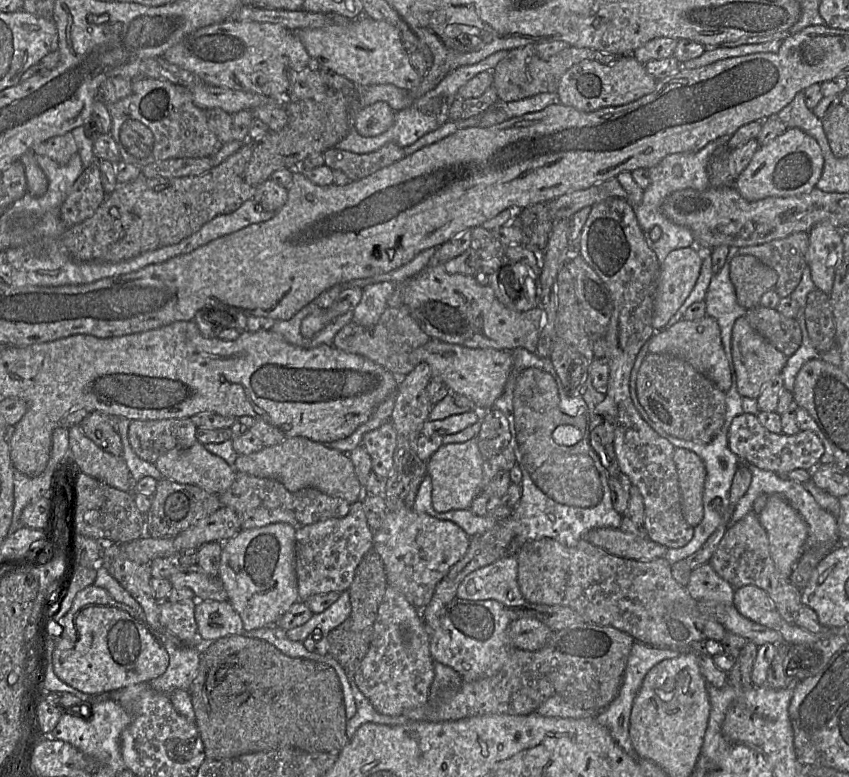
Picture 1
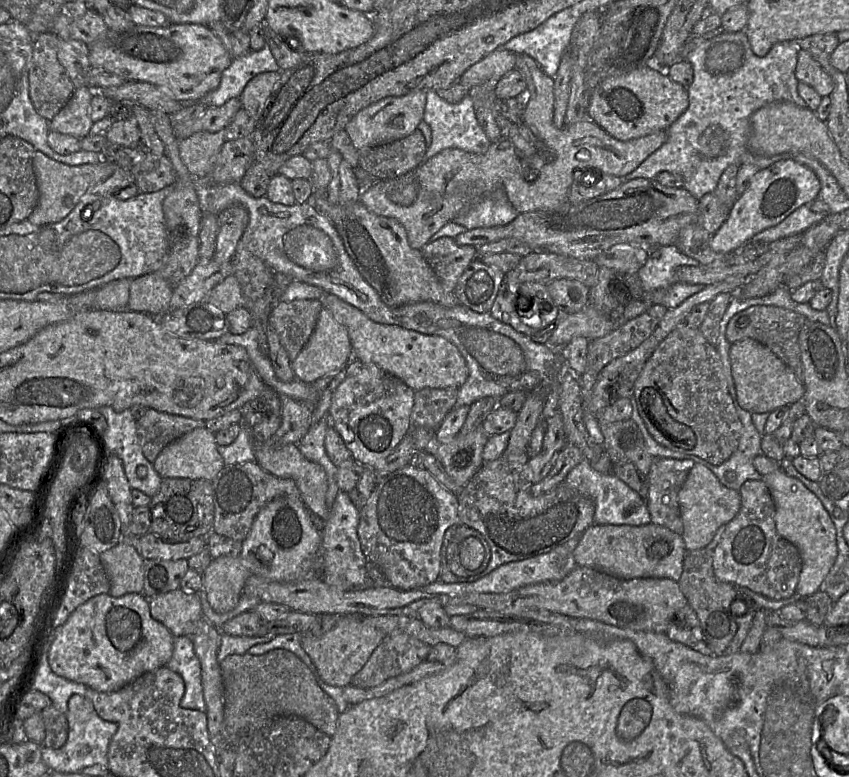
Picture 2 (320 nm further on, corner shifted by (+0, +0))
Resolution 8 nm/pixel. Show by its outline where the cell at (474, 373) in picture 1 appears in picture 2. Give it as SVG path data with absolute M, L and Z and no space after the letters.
M325 293L319 301L348 330L354 359L377 365L402 380L415 392L424 388L460 388L467 380L469 370L464 357L444 337L374 322L361 310L331 293Z

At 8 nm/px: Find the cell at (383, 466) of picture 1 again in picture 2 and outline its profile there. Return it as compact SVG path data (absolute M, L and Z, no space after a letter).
M353 358L345 368L344 380L332 394L328 417L351 452L352 458L365 467L375 470L411 430L414 401L415 391L402 380L375 364L364 363Z

